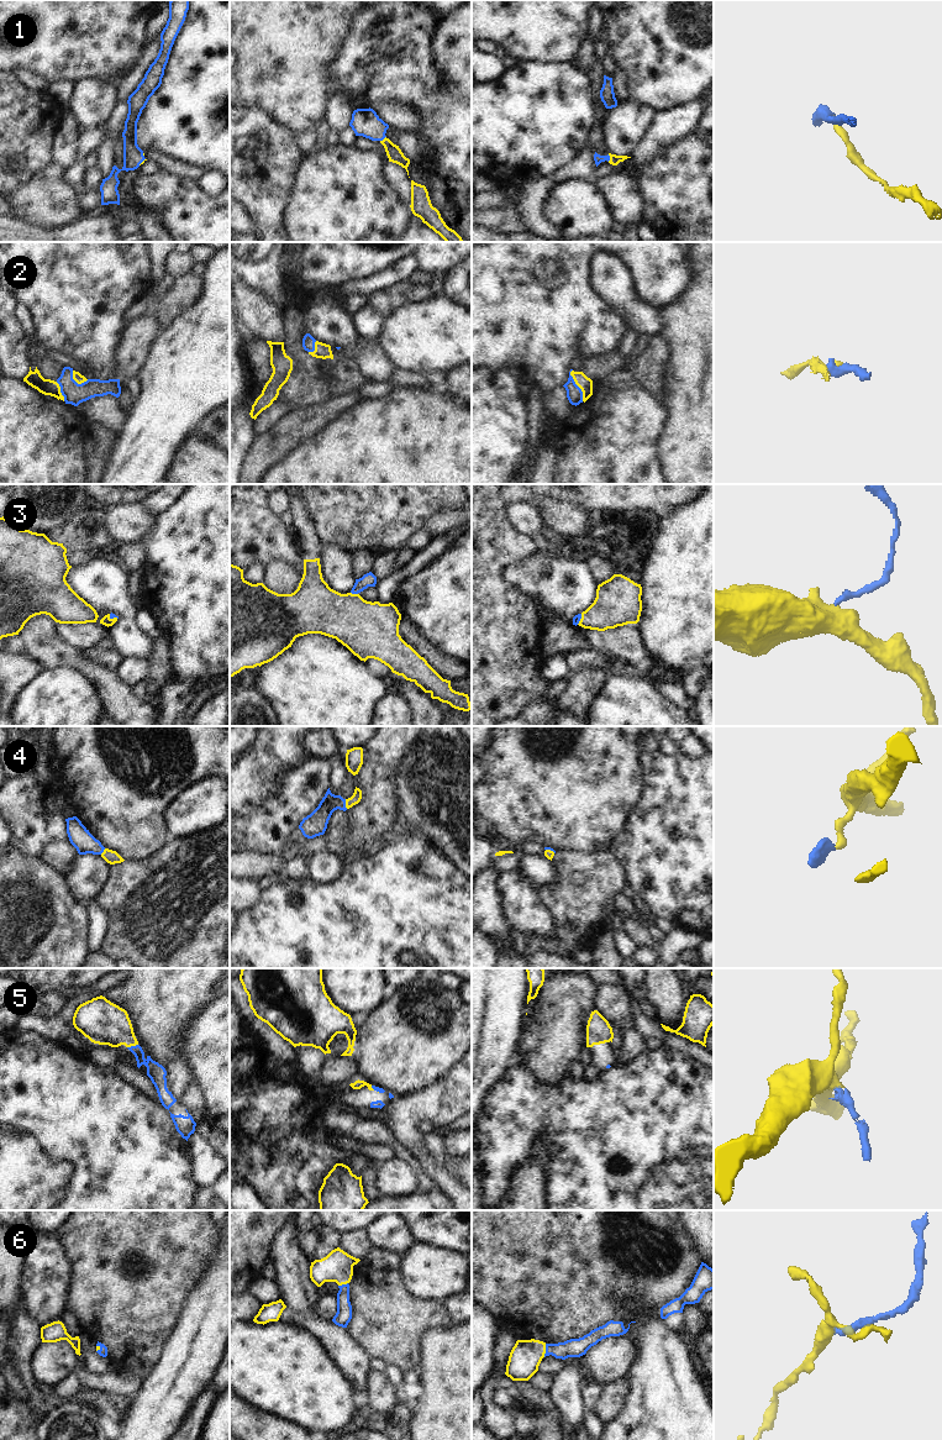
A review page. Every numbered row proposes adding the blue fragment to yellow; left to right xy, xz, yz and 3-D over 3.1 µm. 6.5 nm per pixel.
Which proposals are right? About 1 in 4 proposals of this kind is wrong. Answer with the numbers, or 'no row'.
1, 2, 3, 4, 5, 6

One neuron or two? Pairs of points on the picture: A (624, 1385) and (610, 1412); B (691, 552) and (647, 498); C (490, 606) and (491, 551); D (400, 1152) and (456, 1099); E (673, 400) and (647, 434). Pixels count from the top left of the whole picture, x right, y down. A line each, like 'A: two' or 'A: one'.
A: one
B: two
C: one
D: two
E: two

